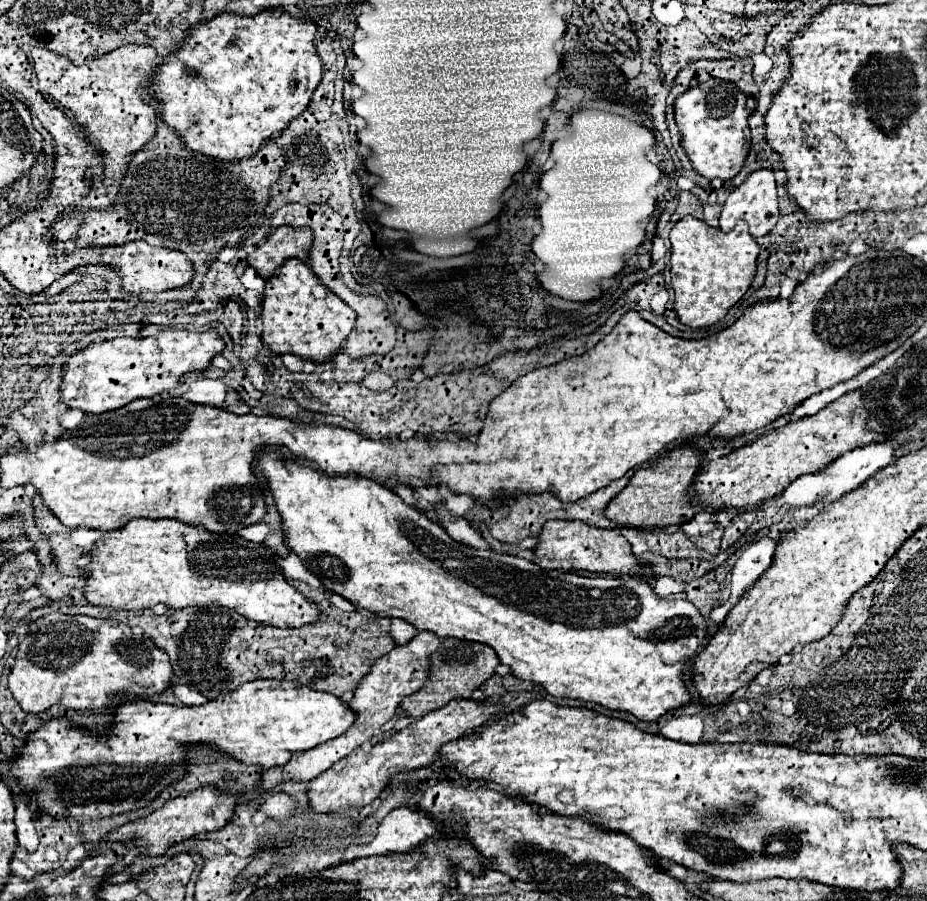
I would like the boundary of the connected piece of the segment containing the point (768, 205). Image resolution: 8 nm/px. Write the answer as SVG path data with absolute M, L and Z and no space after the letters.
M756 170L752 172L742 186L738 186L722 206L720 214L720 230L730 232L730 228L736 224L736 220L746 220L750 234L754 238L764 236L772 230L772 226L778 222L778 202L776 202L776 184L774 184L774 172L772 170Z

